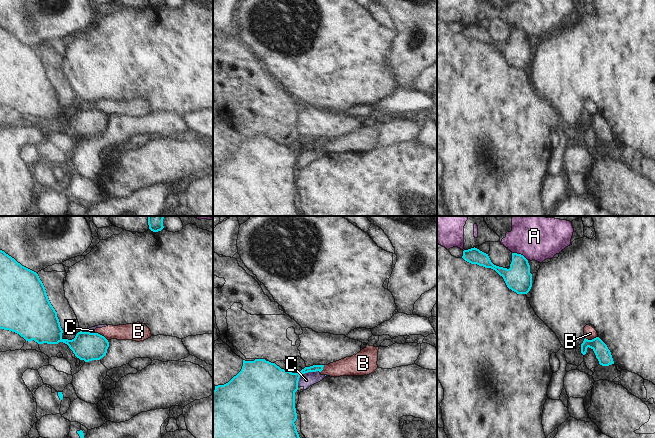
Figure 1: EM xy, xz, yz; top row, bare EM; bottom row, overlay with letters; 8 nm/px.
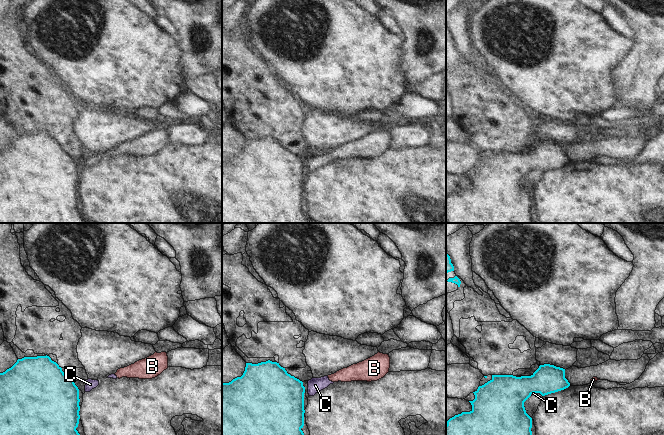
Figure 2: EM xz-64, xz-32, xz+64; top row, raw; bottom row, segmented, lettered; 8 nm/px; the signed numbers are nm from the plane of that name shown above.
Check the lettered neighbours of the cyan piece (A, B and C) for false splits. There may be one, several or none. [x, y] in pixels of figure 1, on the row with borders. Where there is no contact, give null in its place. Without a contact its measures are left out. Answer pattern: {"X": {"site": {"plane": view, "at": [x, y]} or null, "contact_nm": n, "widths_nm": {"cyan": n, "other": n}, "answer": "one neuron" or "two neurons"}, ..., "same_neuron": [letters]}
{"A": {"site": {"plane": "yz", "at": [520, 254]}, "contact_nm": 140, "widths_nm": {"cyan": 220, "other": 360}, "answer": "two neurons"}, "B": {"site": {"plane": "xy", "at": [101, 335]}, "contact_nm": 120, "widths_nm": {"cyan": 220, "other": 130}, "answer": "two neurons"}, "C": {"site": {"plane": "xz", "at": [304, 373]}, "contact_nm": 220, "widths_nm": {"cyan": 300, "other": 120}, "answer": "two neurons"}, "same_neuron": []}

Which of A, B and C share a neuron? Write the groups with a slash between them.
A / B C

